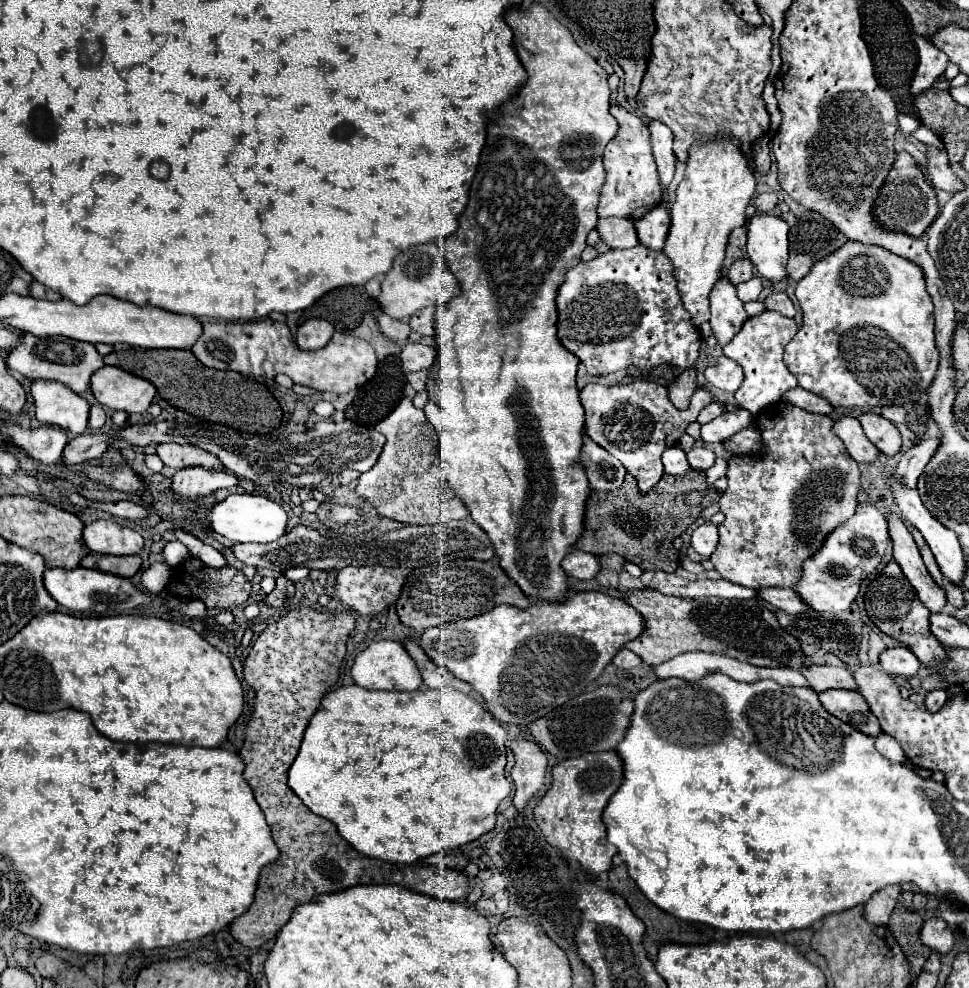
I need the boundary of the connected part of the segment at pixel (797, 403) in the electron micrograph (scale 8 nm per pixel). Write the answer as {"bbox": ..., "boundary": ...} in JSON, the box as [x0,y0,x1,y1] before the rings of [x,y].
{"bbox":[782,387,832,415],"boundary":[[[800,387],[788,391],[788,393],[782,397],[782,401],[788,403],[788,405],[794,405],[794,407],[800,407],[800,409],[804,409],[804,411],[808,411],[808,413],[822,413],[822,415],[832,413],[832,405],[830,405],[830,403],[822,401],[818,395],[812,395],[812,393],[808,393],[808,391],[802,391]]]}

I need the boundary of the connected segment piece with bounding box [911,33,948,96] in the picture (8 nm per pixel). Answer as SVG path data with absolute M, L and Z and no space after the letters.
M916 33L912 37L918 47L918 67L914 73L914 81L911 83L911 94L915 96L918 91L932 87L934 79L944 73L944 69L948 65L948 57L930 39L920 37Z

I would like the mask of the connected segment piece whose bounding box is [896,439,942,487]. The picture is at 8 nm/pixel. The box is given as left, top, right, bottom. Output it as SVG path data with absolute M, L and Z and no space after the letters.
M924 439L924 445L914 445L906 453L902 453L900 463L896 465L896 475L902 483L908 483L908 487L916 487L918 477L922 475L924 467L932 459L932 455L940 447L940 439Z

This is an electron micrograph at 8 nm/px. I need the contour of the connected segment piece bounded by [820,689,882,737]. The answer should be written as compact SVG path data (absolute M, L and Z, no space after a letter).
M828 689L820 693L820 703L840 721L852 725L854 729L862 731L864 735L878 737L882 733L878 719L868 711L868 703L858 691L844 691L844 689Z

